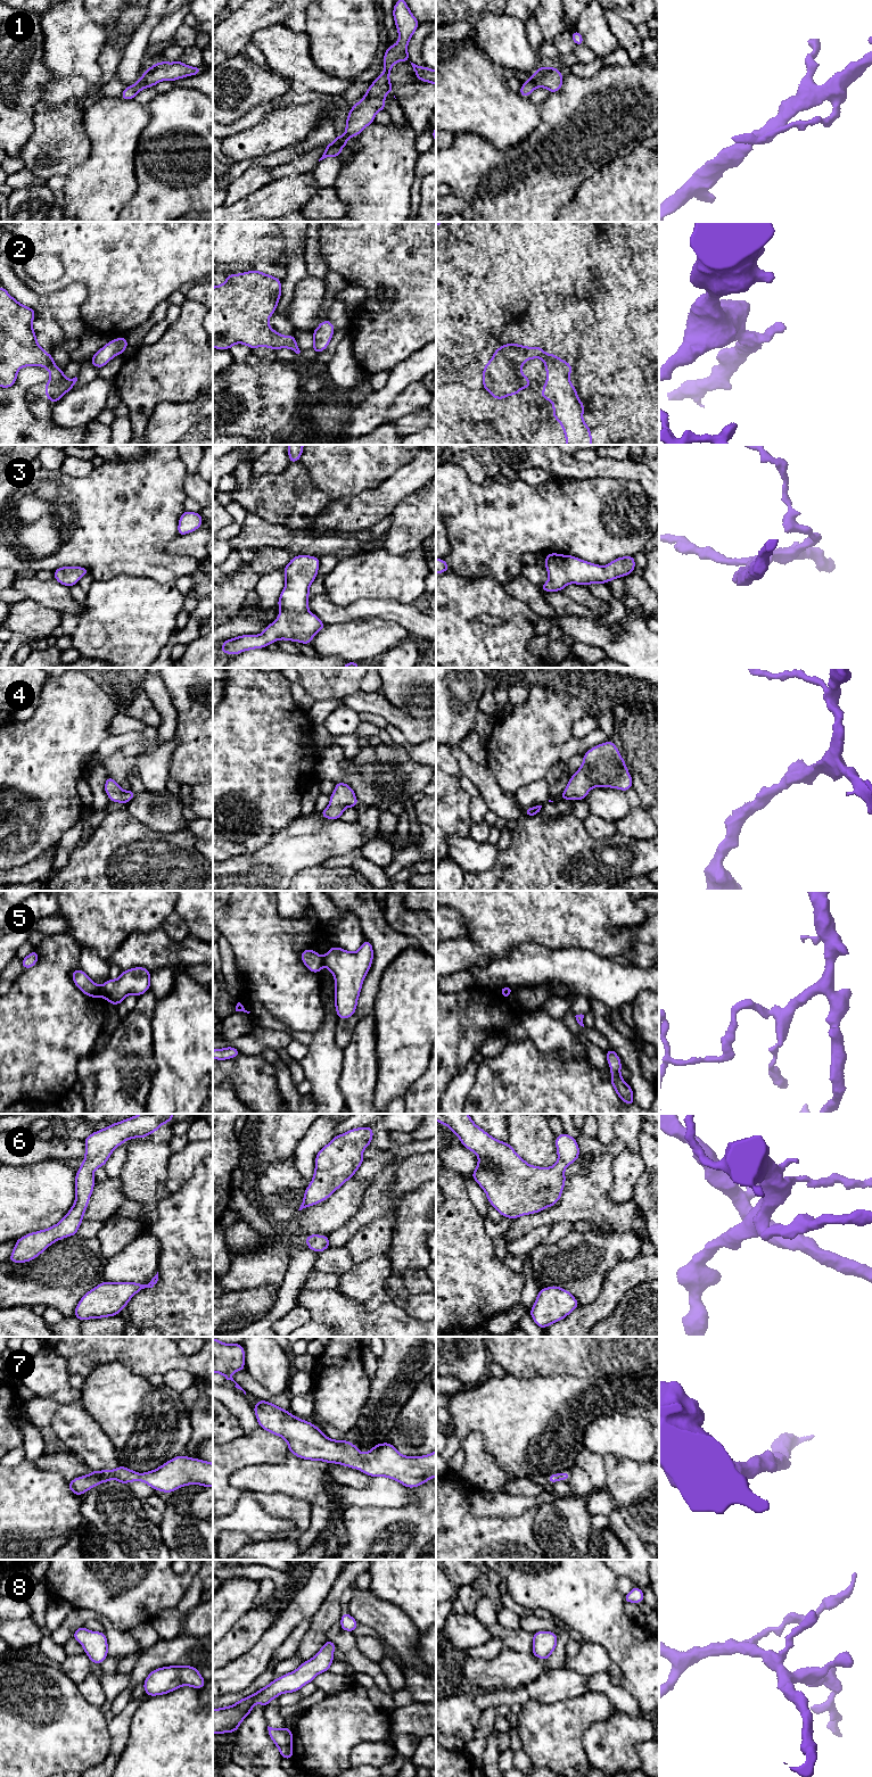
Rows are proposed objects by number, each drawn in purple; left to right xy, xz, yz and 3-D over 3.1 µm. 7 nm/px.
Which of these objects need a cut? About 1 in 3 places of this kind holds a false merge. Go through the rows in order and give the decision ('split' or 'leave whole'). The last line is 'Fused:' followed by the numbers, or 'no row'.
1: leave whole
2: leave whole
3: leave whole
4: leave whole
5: split
6: leave whole
7: leave whole
8: leave whole
Fused: 5

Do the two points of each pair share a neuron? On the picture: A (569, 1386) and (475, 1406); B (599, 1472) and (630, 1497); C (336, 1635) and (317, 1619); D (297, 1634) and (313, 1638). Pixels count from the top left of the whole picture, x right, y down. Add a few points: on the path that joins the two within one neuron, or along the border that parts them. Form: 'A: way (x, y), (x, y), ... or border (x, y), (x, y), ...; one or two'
A: way (545, 1406), (499, 1406); one
B: border (602, 1456), (605, 1488); two
C: border (330, 1626), (326, 1638); two
D: border (310, 1620), (310, 1626), (297, 1650); two

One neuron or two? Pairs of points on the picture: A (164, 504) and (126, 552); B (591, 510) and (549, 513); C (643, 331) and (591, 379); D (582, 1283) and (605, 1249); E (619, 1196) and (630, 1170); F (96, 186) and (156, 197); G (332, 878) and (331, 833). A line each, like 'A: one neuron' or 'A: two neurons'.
A: one neuron
B: one neuron
C: two neurons
D: one neuron
E: one neuron
F: two neurons
G: two neurons

